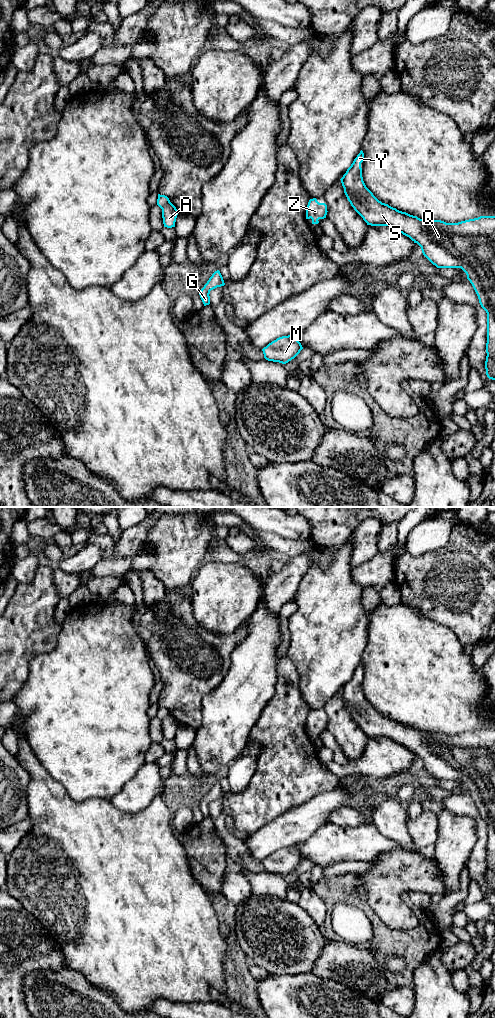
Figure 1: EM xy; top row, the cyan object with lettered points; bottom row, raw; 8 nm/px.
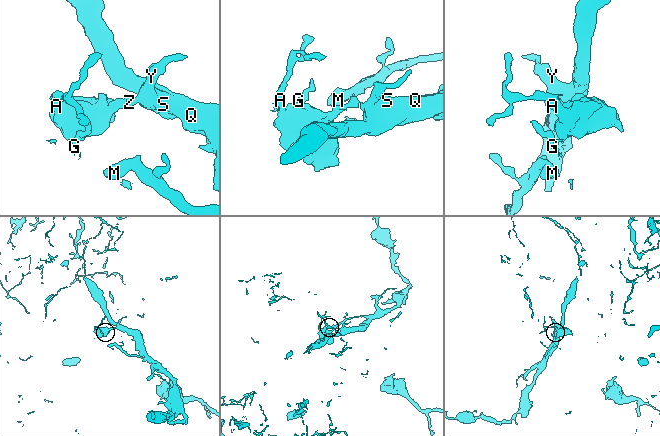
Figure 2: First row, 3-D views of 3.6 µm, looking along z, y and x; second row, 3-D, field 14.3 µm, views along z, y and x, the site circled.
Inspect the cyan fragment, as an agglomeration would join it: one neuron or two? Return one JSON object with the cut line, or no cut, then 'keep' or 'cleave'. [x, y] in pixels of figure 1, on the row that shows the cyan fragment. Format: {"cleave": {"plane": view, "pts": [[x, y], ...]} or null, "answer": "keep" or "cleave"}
{"cleave": {"plane": "xy", "pts": [[170, 202], [161, 208]]}, "answer": "cleave"}

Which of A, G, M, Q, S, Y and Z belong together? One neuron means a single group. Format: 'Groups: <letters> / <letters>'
Groups: A Q S Y Z / G M

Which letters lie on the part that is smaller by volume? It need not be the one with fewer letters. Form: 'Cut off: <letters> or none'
Cut off: G, M

